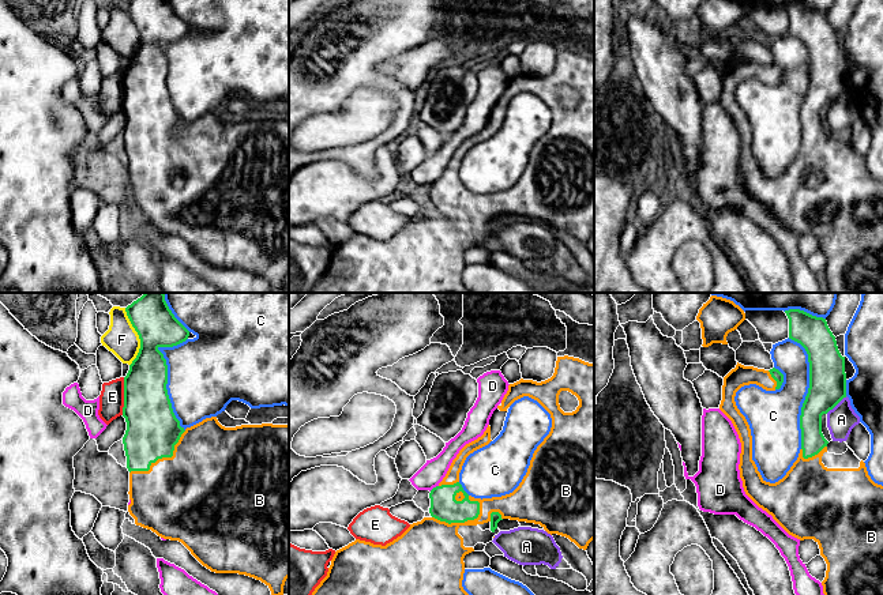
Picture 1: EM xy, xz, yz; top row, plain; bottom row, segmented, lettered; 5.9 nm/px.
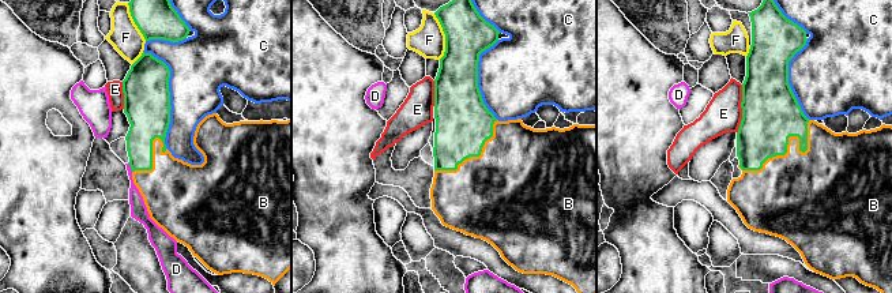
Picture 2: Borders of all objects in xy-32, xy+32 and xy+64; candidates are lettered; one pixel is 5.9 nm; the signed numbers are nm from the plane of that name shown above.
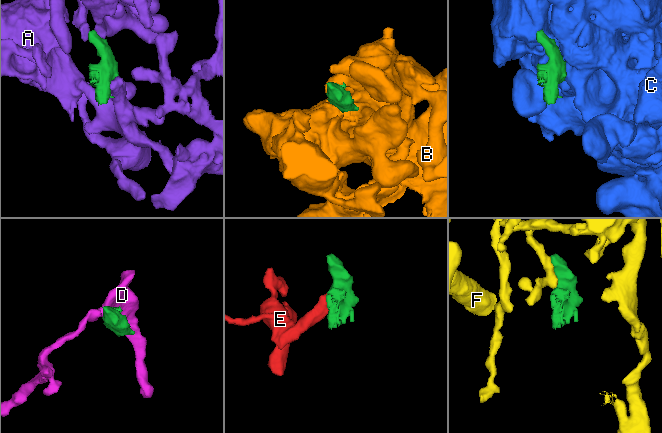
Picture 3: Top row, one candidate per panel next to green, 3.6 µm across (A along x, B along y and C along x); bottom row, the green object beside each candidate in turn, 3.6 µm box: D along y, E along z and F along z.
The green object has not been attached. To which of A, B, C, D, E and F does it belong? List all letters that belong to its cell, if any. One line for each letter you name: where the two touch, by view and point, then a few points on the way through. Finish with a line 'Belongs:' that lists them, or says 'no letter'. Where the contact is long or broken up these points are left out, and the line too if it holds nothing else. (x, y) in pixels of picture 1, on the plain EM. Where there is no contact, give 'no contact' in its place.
B: meets green in xz at (461, 217)
Belongs: B

